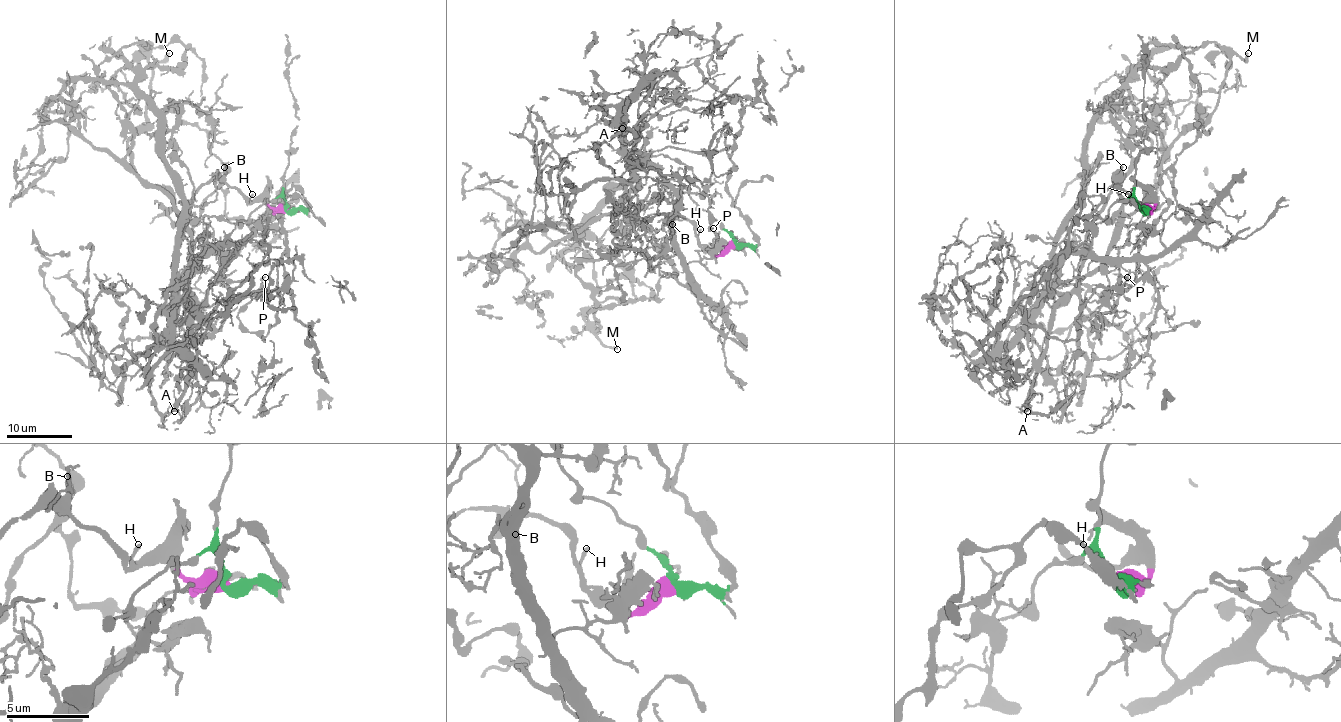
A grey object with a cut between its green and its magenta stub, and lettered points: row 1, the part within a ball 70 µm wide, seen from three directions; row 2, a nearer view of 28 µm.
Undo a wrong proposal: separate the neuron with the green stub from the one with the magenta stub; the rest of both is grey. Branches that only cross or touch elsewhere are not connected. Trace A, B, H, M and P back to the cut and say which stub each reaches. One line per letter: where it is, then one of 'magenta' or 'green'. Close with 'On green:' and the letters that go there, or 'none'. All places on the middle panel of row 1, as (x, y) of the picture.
A: at (622, 128); magenta
B: at (672, 224); magenta
H: at (700, 229); magenta
M: at (617, 349); magenta
P: at (713, 228); green
On green: P

